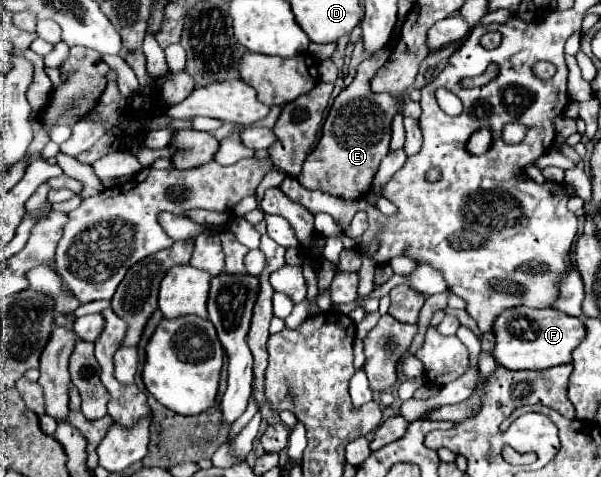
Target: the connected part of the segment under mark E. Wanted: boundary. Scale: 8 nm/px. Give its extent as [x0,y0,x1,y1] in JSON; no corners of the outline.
[298,49,398,199]

